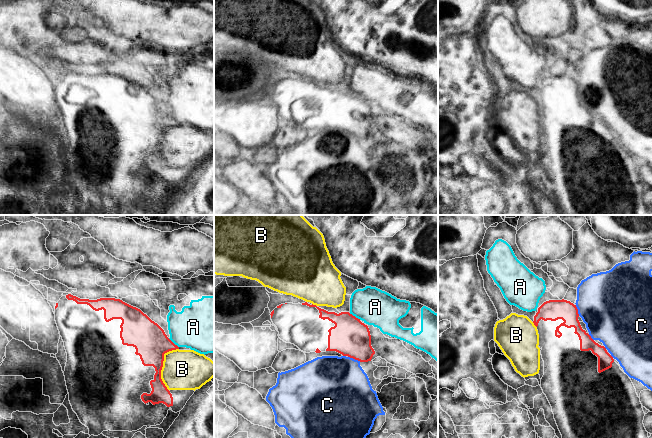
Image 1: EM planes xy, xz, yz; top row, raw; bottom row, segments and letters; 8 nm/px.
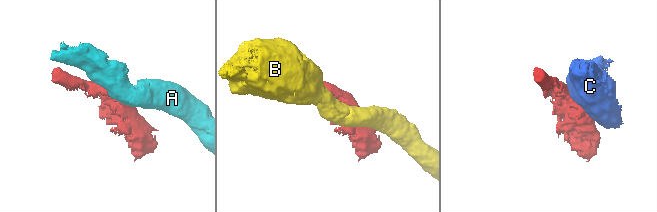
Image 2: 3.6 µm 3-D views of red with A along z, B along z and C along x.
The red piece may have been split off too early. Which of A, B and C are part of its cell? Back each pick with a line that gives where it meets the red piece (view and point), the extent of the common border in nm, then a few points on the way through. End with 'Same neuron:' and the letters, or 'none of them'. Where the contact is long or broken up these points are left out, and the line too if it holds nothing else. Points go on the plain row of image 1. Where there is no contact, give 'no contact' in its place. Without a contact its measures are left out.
Same neuron: none of them

